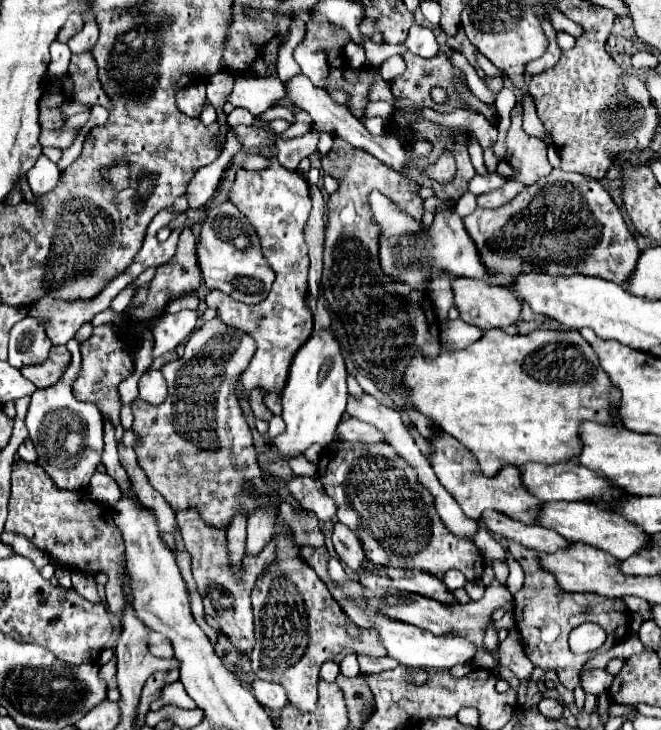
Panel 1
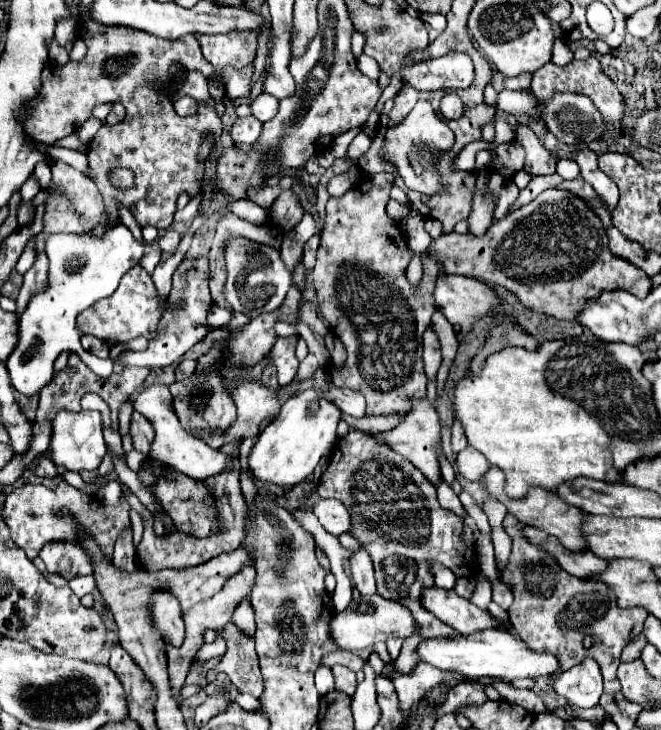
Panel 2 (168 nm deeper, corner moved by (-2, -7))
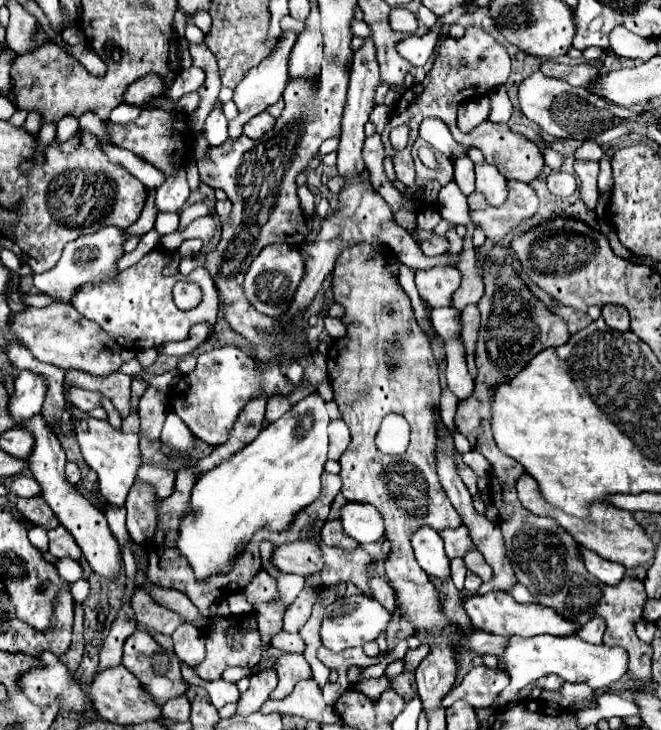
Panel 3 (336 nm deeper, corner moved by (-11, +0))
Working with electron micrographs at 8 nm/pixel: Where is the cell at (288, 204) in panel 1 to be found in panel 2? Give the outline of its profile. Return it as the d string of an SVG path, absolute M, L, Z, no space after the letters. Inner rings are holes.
M298 333L290 337L276 337L274 347L270 349L268 363L276 365L280 385L288 385L296 375L296 369L298 369L298 359L294 357L296 343L298 343Z

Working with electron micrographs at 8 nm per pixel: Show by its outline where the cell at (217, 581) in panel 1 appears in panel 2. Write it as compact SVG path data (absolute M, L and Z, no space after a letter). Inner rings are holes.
M228 623L222 629L222 637L226 641L226 653L216 667L220 667L220 671L230 677L238 691L260 697L262 675L258 667L258 655L254 651L254 637L240 631L234 623Z

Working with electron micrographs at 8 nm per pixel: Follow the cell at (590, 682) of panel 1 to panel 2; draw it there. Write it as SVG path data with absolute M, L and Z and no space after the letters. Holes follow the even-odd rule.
M586 659L580 665L564 671L552 681L556 693L568 699L568 703L588 709L596 707L602 695L602 673L594 659Z

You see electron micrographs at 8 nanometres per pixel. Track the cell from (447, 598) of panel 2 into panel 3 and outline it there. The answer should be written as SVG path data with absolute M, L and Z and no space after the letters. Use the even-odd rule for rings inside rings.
M489 592L485 596L469 596L463 600L463 608L477 630L485 630L499 636L523 636L523 638L537 636L537 634L571 636L581 630L581 624L575 624L559 616L553 608L547 608L541 604L519 604L507 592Z

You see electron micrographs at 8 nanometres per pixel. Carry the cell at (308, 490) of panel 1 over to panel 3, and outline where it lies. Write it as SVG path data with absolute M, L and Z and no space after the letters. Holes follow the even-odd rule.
M345 504L341 508L341 522L345 534L359 544L371 544L385 536L383 516L369 504Z

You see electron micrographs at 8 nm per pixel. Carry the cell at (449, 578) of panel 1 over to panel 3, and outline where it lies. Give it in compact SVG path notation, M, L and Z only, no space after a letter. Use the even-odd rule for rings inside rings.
M417 528L417 532L411 534L411 546L415 560L427 574L433 574L441 580L445 580L451 574L449 558L443 550L443 540L433 528Z

